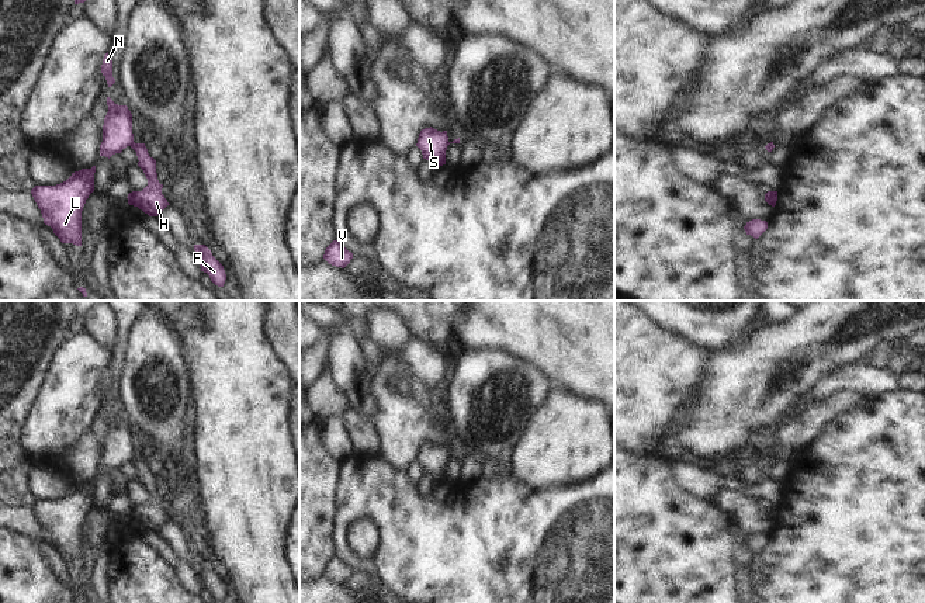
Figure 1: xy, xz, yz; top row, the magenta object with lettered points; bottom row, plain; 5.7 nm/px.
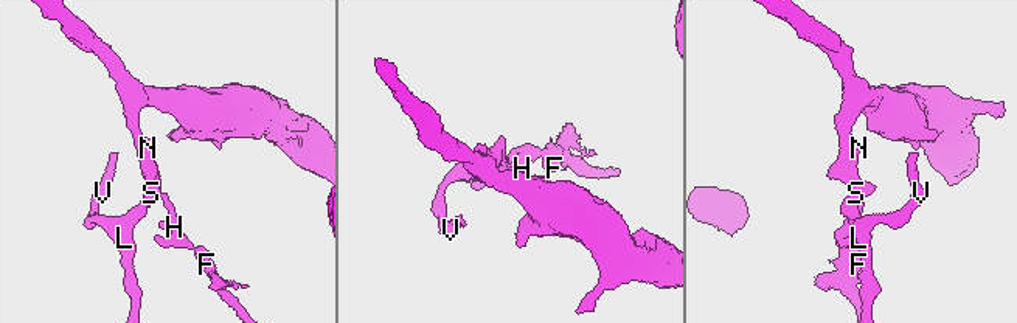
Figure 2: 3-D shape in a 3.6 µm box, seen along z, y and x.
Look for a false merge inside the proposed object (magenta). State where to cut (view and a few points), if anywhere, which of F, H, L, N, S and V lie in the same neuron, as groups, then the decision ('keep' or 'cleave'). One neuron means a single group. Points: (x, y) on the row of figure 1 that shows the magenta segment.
cut xy (134, 142), (131, 146); groups F H / L N S V; cleave

